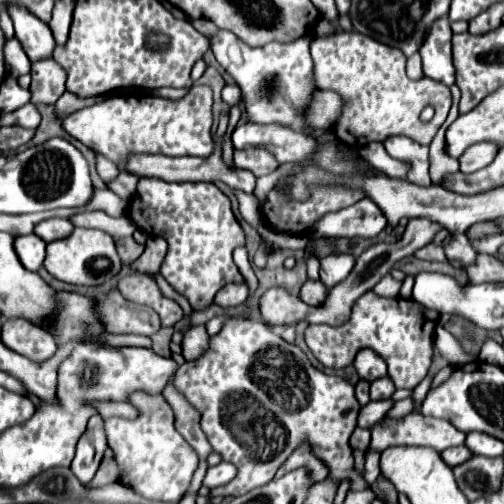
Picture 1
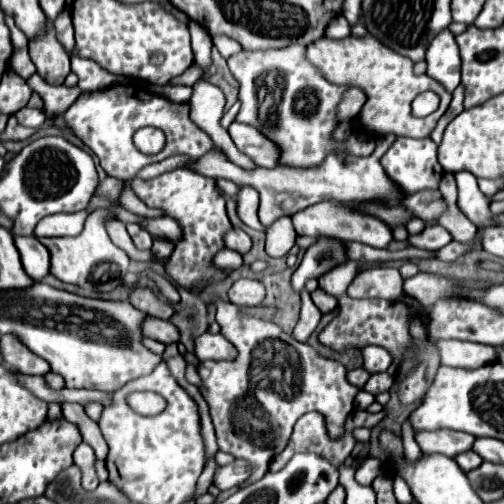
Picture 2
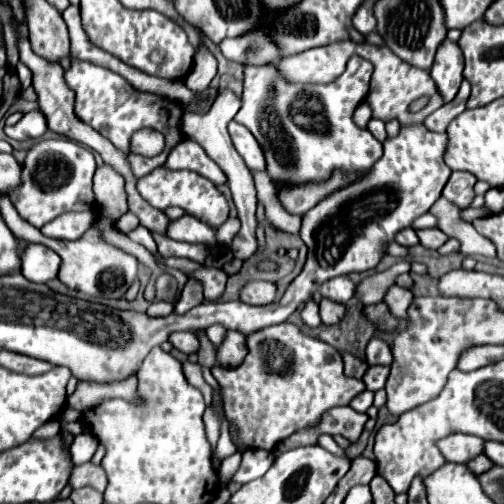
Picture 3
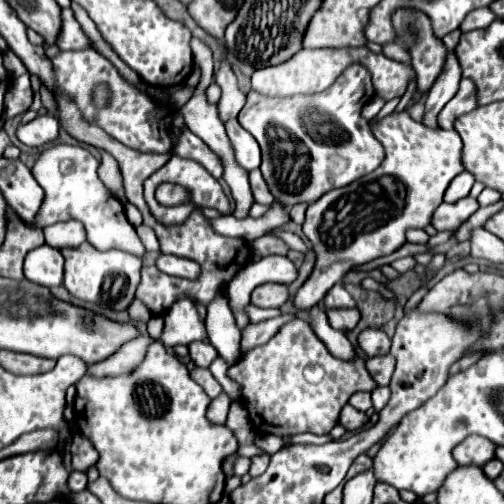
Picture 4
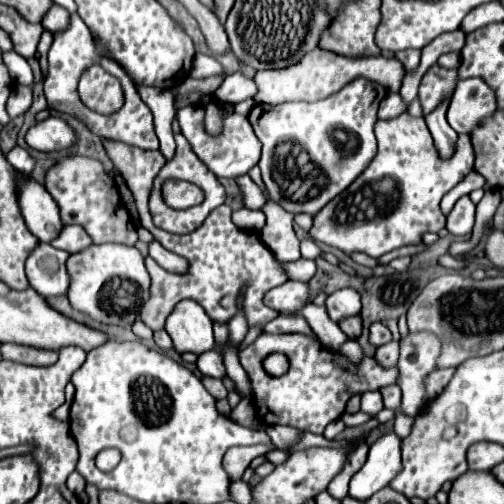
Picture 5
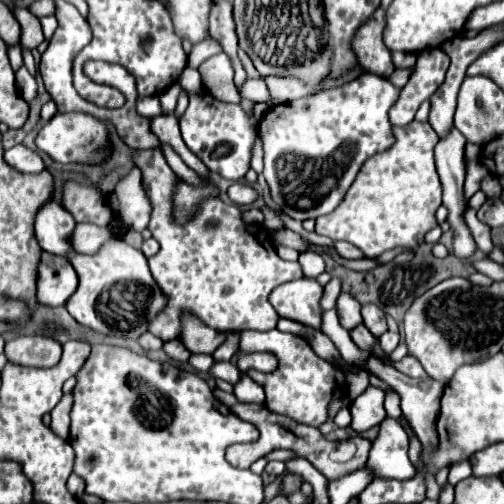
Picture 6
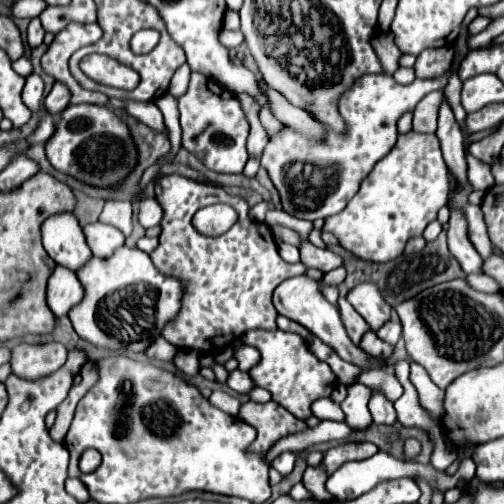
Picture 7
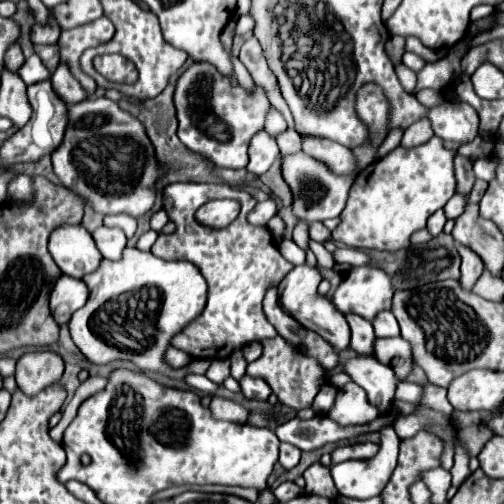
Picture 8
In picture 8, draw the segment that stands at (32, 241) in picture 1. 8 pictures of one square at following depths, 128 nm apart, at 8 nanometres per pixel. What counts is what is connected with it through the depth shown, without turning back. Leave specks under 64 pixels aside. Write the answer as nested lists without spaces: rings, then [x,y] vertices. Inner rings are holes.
[[[60,276],[50,294],[50,312],[54,320],[64,326],[70,322],[70,316],[80,310],[88,300],[88,286],[84,280],[72,280],[68,276]]]

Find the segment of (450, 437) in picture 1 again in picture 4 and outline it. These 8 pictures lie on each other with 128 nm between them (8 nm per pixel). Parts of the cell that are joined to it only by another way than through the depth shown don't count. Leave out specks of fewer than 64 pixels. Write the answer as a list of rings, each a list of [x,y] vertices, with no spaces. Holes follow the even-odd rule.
[[[470,436],[468,440],[460,442],[460,446],[456,446],[454,456],[460,466],[474,464],[474,466],[482,468],[486,462],[496,458],[496,444],[480,438],[480,436]]]

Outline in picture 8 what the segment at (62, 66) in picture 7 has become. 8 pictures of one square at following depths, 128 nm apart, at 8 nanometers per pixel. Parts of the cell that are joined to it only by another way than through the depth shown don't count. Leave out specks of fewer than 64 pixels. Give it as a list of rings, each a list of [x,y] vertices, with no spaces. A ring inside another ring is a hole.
[[[102,16],[100,20],[94,20],[90,24],[84,24],[80,28],[72,28],[72,30],[64,30],[60,34],[58,46],[60,46],[60,56],[62,60],[66,60],[70,64],[72,74],[80,80],[80,84],[88,90],[90,98],[94,96],[96,90],[96,82],[80,68],[80,56],[84,54],[84,50],[98,46],[98,44],[106,44],[110,38],[114,36],[114,24]]]

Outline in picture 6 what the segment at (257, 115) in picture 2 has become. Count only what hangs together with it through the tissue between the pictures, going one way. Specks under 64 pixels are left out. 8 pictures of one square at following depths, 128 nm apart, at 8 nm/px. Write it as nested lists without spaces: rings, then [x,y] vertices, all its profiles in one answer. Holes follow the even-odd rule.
[[[364,72],[338,88],[272,108],[260,122],[260,138],[264,142],[264,178],[278,208],[300,222],[332,212],[362,164],[396,142],[388,112],[398,96],[400,88],[388,78]]]

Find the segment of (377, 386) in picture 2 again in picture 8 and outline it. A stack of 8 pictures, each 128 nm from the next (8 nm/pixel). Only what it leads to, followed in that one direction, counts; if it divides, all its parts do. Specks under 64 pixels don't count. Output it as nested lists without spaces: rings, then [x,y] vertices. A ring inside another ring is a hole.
[[[382,310],[376,314],[376,318],[372,320],[374,332],[378,338],[388,338],[388,336],[400,336],[400,328],[396,324],[396,318],[392,316],[390,310]]]

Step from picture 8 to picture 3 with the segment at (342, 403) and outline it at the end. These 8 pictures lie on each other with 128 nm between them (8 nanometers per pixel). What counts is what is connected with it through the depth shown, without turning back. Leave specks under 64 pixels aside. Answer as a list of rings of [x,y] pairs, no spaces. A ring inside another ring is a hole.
[[[364,390],[364,392],[360,392],[356,398],[352,398],[350,406],[352,406],[356,412],[366,412],[366,410],[372,406],[372,400],[374,400],[374,392]]]

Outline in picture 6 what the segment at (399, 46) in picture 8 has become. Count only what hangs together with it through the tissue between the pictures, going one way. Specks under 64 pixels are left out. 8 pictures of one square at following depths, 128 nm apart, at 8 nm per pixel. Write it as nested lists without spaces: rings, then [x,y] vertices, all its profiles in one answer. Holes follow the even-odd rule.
[[[378,8],[376,16],[356,32],[356,56],[360,56],[364,70],[388,78],[394,72],[394,64],[392,52],[384,44],[384,24],[384,12]]]

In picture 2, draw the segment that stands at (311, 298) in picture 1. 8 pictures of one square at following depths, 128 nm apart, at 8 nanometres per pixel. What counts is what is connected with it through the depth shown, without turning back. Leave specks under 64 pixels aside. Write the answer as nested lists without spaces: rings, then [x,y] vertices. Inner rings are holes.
[[[320,288],[316,292],[312,292],[310,296],[312,296],[314,304],[320,308],[322,314],[328,314],[328,312],[332,312],[332,310],[338,308],[338,300],[334,296],[328,296],[326,292],[320,292]]]

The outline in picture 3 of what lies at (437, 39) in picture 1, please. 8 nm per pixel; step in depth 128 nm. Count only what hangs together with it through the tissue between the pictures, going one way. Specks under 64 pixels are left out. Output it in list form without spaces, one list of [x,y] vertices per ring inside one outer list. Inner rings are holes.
[[[444,40],[440,52],[436,52],[436,60],[430,70],[430,76],[436,82],[436,88],[444,102],[450,102],[458,94],[462,82],[462,68],[464,58],[458,44]]]

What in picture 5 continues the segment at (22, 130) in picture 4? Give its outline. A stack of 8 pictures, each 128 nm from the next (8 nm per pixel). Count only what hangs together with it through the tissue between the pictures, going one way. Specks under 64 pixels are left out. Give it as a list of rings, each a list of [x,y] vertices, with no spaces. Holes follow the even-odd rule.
[[[50,116],[28,130],[26,142],[34,150],[60,152],[60,150],[70,150],[78,142],[78,136],[66,120],[62,120],[60,116]]]

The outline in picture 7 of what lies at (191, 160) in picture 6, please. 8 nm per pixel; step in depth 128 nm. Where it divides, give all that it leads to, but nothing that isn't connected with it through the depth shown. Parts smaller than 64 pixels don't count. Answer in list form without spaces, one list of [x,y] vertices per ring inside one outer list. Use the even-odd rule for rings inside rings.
[[[124,100],[126,112],[134,118],[138,118],[140,122],[148,124],[154,130],[166,130],[164,128],[164,118],[162,112],[158,110],[158,106],[154,102],[138,102],[138,100]]]

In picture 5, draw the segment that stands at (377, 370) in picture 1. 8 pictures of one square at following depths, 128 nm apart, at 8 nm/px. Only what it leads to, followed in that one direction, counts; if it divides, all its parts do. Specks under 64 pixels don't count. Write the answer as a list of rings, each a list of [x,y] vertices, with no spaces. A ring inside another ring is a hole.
[[[374,322],[374,324],[370,326],[370,342],[372,342],[374,346],[386,344],[390,338],[392,338],[392,334],[390,334],[390,330],[388,330],[382,322]]]

